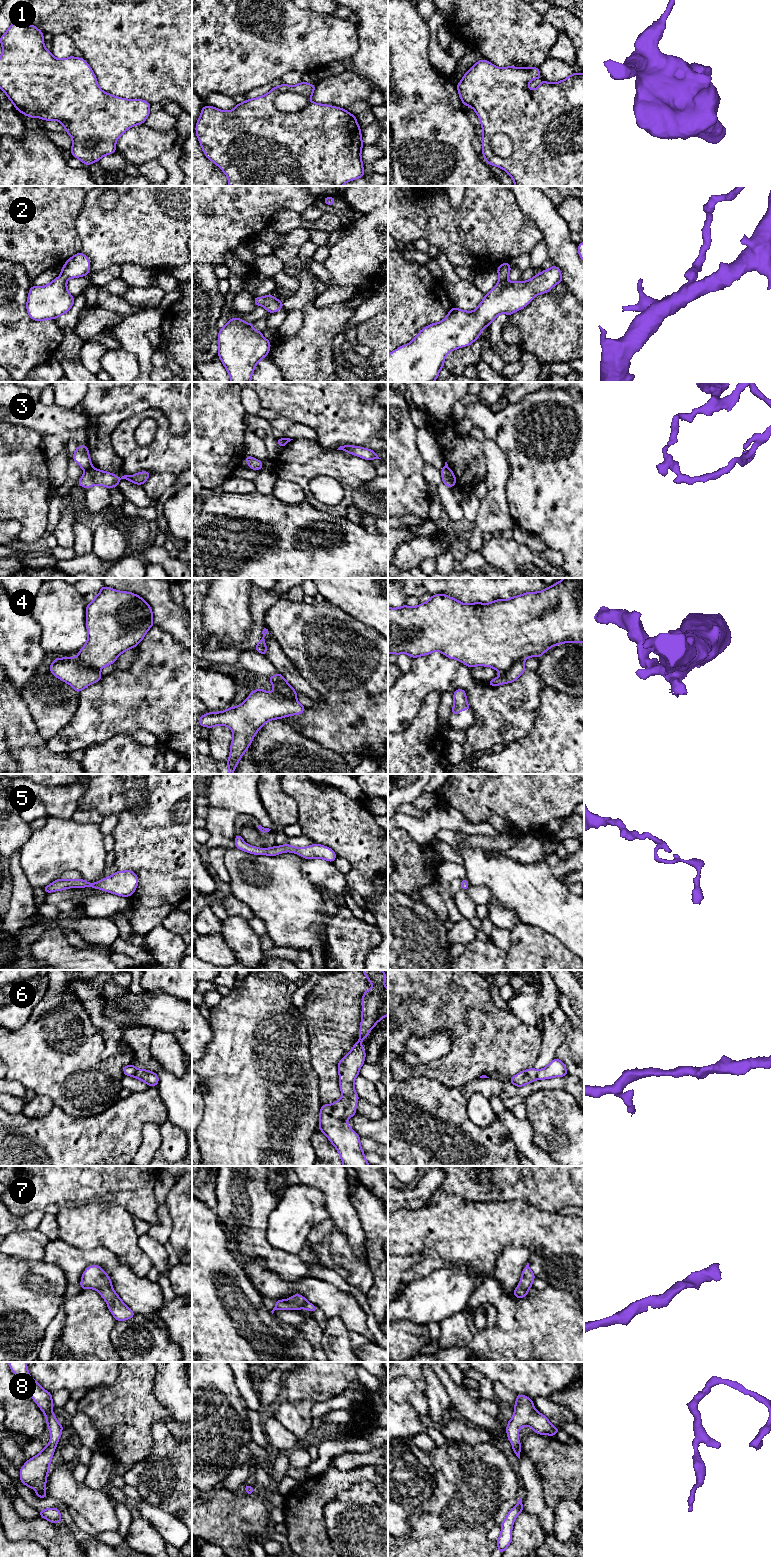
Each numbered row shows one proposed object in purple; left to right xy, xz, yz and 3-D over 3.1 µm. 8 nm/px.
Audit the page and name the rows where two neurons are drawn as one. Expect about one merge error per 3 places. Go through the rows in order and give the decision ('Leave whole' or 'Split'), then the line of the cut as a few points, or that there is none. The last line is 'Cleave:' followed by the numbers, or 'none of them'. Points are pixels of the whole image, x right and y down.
1: Split. Split along xz (274, 98), (274, 105), (285, 112), (300, 111), (309, 102)
2: Leave whole. No split
3: Split. Split along xy (91, 465), (84, 470)
4: Split. Split along xy (76, 657), (84, 665), (99, 669)
5: Leave whole. No split
6: Leave whole. No split
7: Leave whole. No split
8: Leave whole. No split
Cleave: 1, 3, 4

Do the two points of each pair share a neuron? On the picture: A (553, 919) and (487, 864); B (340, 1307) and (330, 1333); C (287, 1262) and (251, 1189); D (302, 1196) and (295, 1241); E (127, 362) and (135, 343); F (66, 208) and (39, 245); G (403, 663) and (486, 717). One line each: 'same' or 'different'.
A: same
B: different
C: same
D: same
E: different
F: same
G: different

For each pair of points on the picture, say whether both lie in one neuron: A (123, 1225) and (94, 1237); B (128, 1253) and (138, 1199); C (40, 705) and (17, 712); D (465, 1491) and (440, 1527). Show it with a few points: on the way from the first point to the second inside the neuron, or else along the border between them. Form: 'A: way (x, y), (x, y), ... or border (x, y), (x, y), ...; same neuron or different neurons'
A: way (116, 1225), (106, 1225), (101, 1230); same neuron
B: border (113, 1203), (122, 1205), (133, 1216); different neurons
C: border (19, 693), (32, 718); different neurons
D: way (465, 1500), (449, 1518); same neuron

